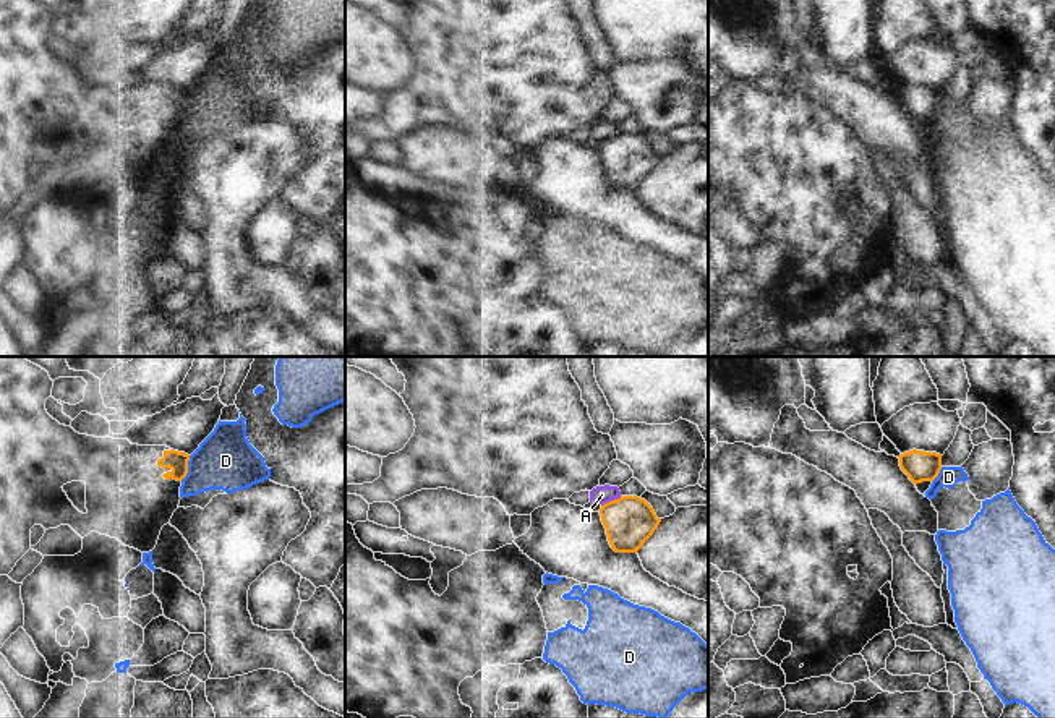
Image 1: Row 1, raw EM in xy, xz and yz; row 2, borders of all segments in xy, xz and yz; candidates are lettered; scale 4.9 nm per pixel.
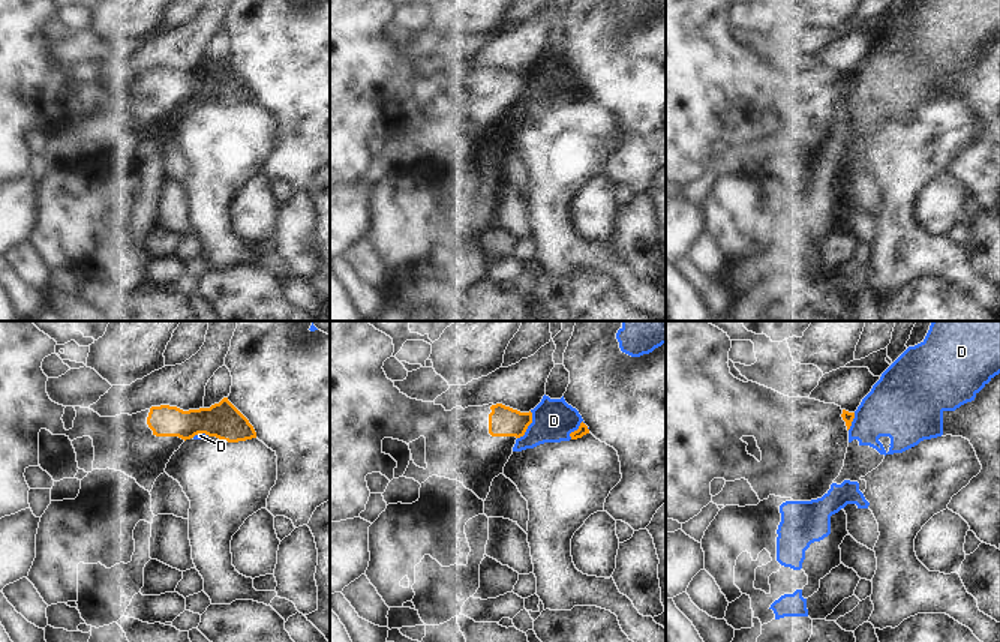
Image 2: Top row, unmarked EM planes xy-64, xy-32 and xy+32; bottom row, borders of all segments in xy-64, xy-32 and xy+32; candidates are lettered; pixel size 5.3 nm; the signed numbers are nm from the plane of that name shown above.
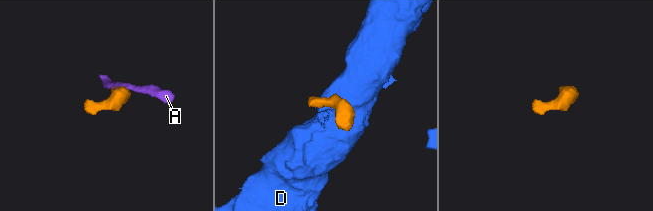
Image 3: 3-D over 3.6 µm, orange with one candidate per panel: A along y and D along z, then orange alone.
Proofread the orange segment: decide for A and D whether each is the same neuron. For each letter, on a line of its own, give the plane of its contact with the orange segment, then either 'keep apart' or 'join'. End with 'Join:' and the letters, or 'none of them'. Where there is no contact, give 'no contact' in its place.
A: meets orange in xz; keep apart
D: meets orange in xy; keep apart
Join: none of them

